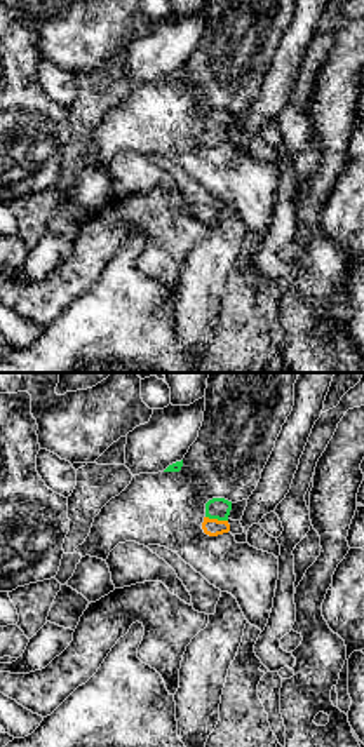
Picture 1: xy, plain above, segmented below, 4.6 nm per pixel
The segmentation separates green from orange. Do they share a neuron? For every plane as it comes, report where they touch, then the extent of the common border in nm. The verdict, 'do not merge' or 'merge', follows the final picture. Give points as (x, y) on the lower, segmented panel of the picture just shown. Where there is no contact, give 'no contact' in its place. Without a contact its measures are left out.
contact (216, 518); length 110 nm

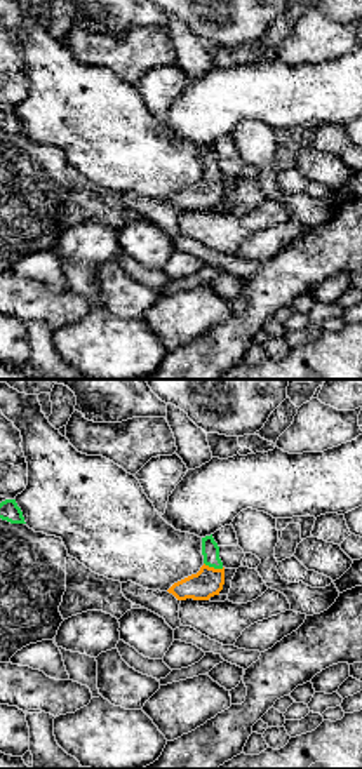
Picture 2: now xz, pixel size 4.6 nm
contact (214, 568); length 100 nm

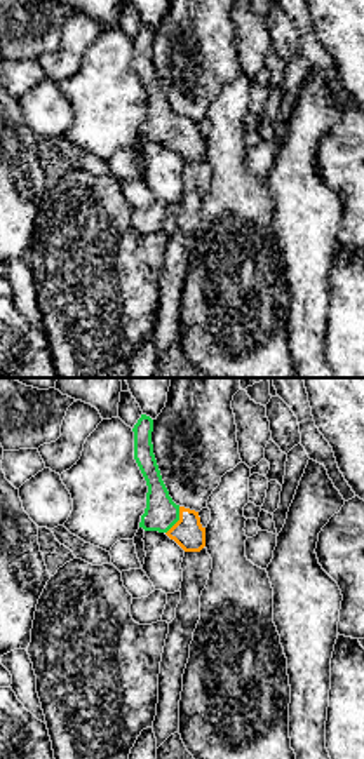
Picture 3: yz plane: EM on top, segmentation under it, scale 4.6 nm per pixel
contact (176, 521); length 140 nm

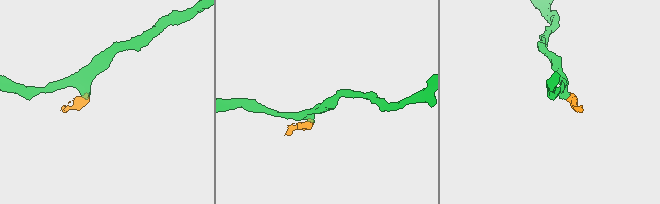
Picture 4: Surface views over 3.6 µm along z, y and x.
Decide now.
merge

